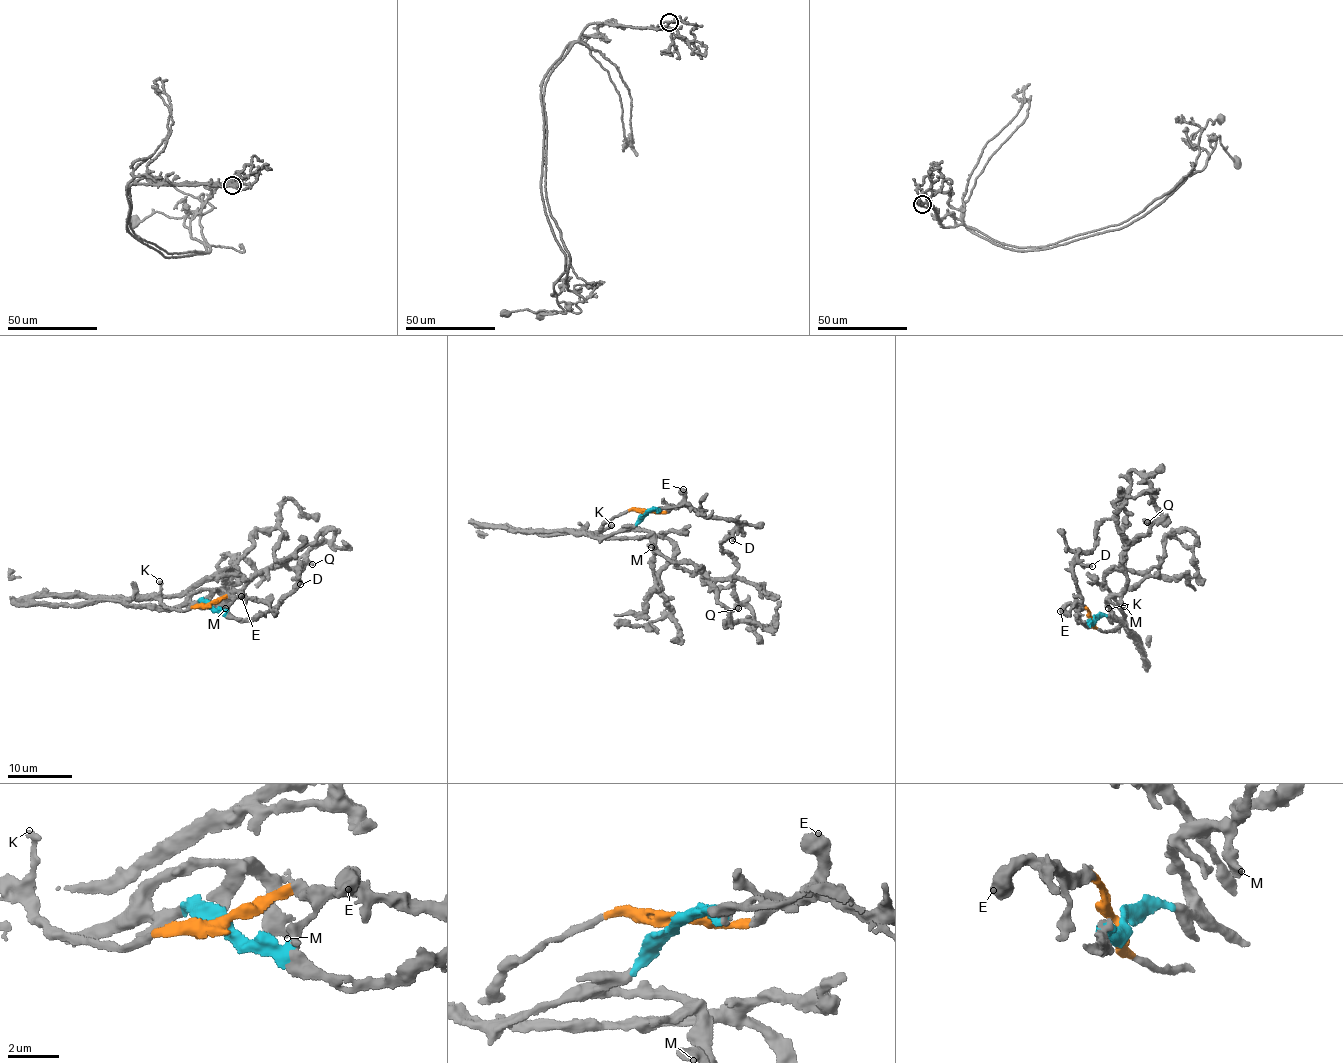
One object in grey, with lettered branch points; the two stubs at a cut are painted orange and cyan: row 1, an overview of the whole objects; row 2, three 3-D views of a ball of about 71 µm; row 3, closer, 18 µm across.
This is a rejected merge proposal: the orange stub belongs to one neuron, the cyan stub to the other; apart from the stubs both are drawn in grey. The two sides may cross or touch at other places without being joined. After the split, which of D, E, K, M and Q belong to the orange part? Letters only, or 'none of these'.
E, K

